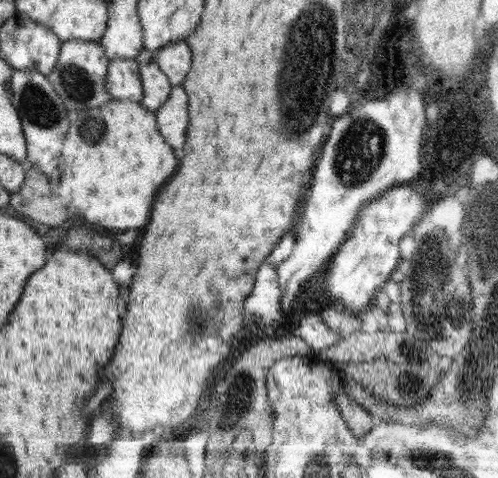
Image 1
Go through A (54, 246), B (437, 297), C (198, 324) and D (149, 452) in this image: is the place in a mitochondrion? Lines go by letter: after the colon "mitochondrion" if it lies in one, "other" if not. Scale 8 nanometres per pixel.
A: other
B: mitochondrion
C: mitochondrion
D: other

